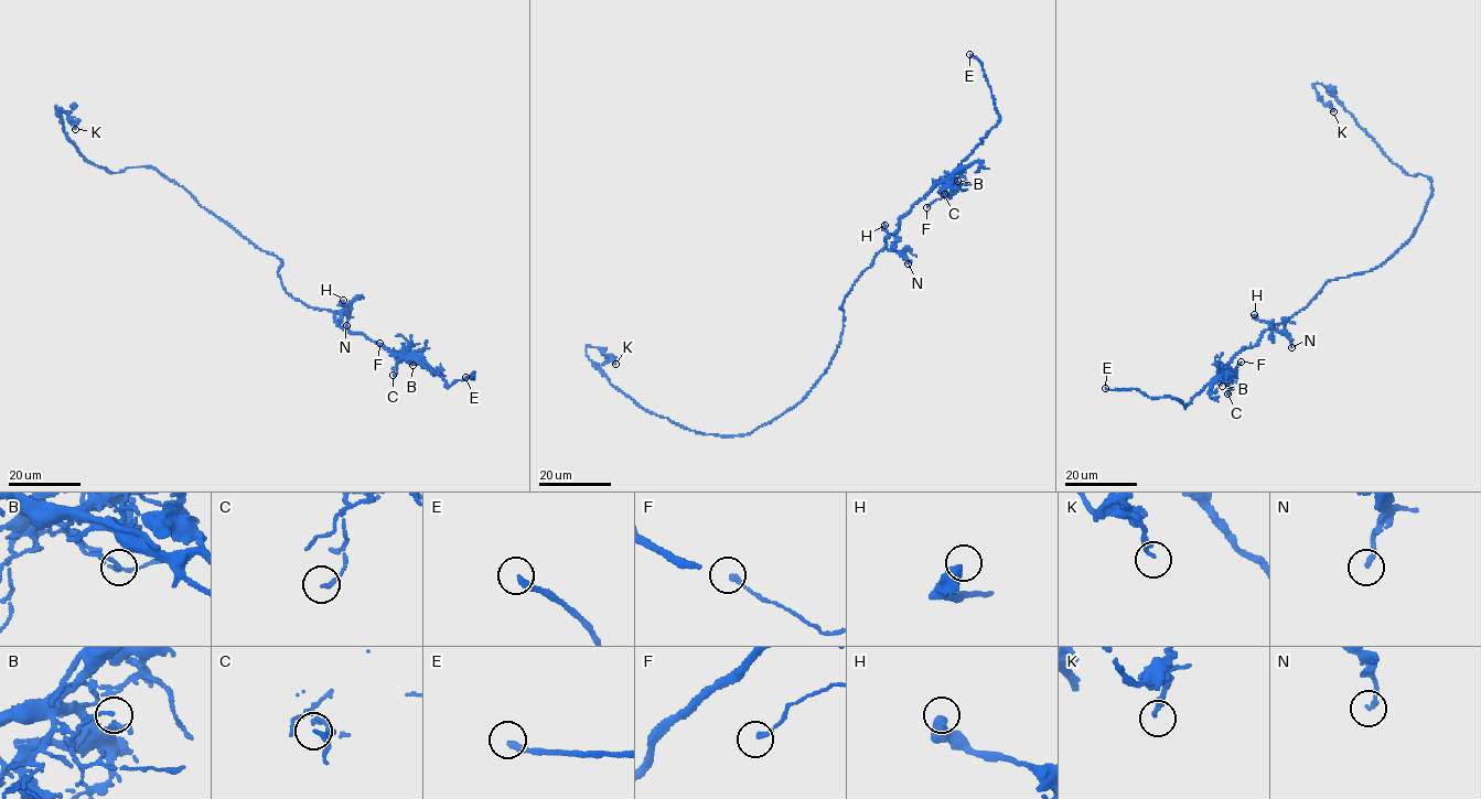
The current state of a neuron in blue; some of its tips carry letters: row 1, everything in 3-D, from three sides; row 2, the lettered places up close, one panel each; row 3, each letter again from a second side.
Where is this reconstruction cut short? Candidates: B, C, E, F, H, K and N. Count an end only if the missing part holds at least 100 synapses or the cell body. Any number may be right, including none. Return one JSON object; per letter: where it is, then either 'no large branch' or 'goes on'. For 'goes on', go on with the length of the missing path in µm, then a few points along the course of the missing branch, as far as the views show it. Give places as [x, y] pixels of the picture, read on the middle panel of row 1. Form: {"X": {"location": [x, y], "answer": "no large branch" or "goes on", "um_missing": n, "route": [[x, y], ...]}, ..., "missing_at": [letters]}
{"B": {"location": [957, 181], "answer": "no large branch"}, "C": {"location": [944, 194], "answer": "no large branch"}, "E": {"location": [969, 54], "answer": "goes on", "um_missing": 2}, "F": {"location": [926, 207], "answer": "no large branch"}, "H": {"location": [884, 225], "answer": "no large branch"}, "K": {"location": [615, 364], "answer": "no large branch"}, "N": {"location": [908, 263], "answer": "no large branch"}, "missing_at": ["E"]}

